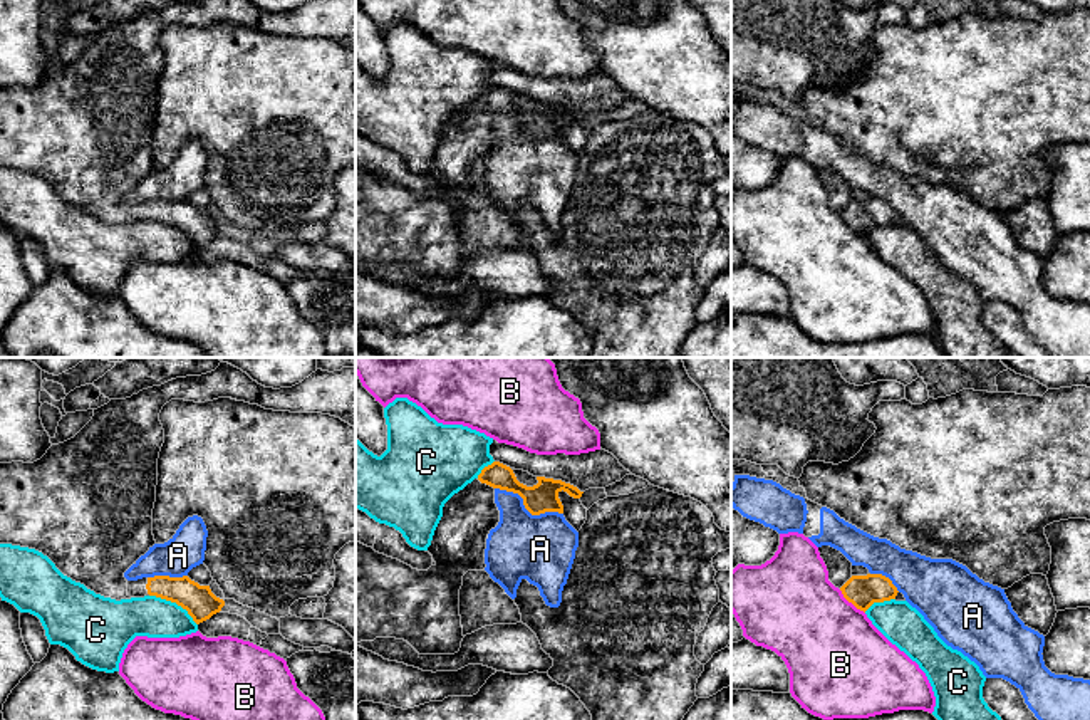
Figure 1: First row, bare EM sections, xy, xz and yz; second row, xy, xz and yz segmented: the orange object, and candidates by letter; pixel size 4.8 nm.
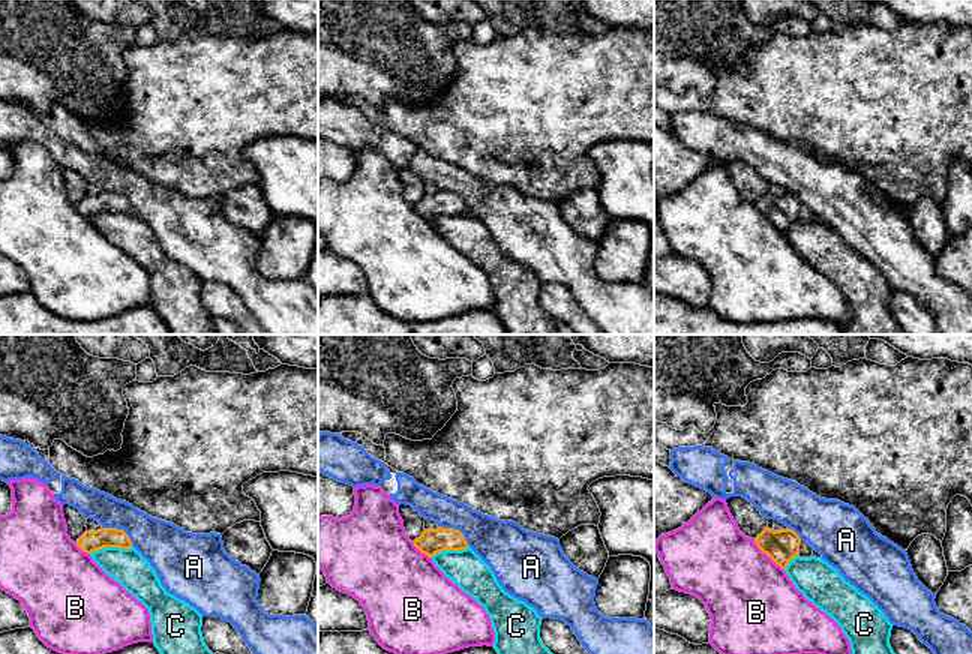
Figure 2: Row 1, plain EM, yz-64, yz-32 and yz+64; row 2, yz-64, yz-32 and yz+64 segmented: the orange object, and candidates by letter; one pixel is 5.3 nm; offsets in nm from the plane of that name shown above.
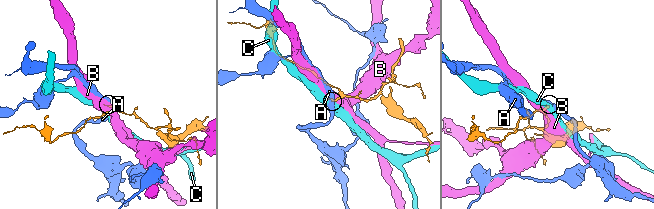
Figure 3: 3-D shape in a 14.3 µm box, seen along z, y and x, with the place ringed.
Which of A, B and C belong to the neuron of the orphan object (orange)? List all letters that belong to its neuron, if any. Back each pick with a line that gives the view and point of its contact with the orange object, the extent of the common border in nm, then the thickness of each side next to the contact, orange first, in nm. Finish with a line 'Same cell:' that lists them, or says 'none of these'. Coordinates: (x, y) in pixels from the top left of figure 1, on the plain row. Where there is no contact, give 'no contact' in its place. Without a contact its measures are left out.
Same cell: none of these

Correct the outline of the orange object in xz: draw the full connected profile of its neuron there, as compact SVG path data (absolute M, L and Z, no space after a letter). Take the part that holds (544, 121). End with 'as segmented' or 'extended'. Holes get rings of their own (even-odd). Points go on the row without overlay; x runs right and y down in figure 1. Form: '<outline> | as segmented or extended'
M500 86L485 91L463 114L443 131L443 141L426 176L436 186L428 195L376 176L356 164L356 269L376 262L407 265L419 279L454 279L461 272L463 250L459 240L459 213L468 195L485 195L485 173L491 153L500 146L495 114L518 117L532 139L545 136L563 138L558 117L563 114L574 123L584 116L562 104L537 101L538 107L520 107L513 94Z | extended

